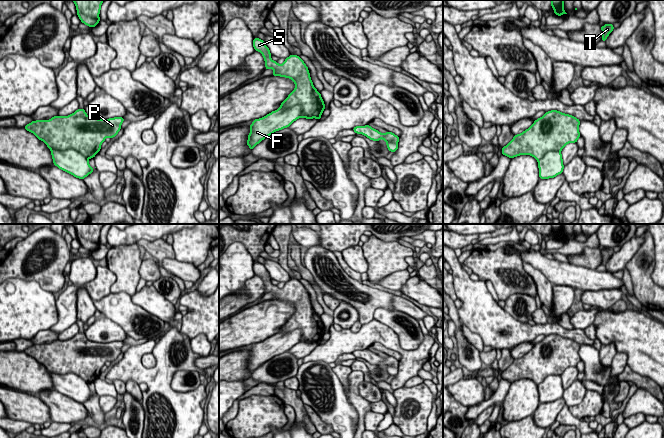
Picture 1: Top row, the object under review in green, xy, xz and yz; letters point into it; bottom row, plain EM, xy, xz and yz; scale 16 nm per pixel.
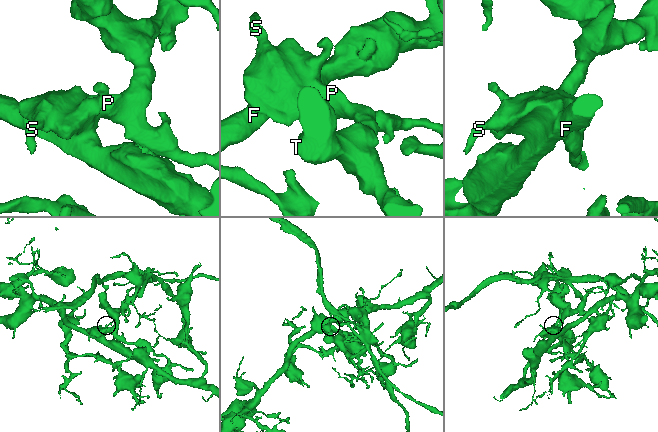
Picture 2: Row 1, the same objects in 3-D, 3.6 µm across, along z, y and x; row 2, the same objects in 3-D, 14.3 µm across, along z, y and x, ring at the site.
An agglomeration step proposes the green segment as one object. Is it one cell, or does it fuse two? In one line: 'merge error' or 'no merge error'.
merge error

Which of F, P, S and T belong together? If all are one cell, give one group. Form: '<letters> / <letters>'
F / P S T

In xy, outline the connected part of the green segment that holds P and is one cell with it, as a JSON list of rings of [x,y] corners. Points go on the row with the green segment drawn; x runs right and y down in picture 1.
[[[77,109],[68,116],[54,116],[49,120],[36,120],[24,128],[54,150],[74,149],[87,159],[94,158],[107,137],[113,138],[121,130],[123,117],[98,119]]]

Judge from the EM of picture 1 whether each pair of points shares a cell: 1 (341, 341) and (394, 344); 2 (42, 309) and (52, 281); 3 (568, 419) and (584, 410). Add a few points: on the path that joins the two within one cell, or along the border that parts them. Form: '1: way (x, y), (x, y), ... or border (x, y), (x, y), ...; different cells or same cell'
1: way (354, 341), (362, 340), (365, 337), (381, 337); same cell
2: border (26, 281), (36, 281), (43, 289), (52, 293); different cells
3: border (567, 407), (579, 419); different cells

